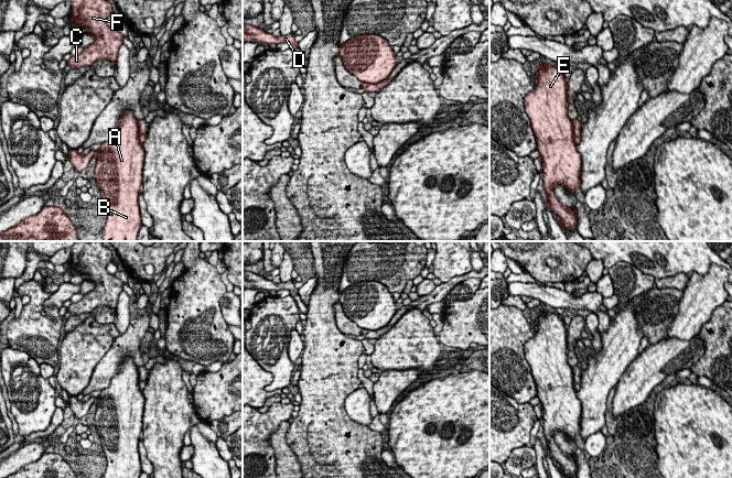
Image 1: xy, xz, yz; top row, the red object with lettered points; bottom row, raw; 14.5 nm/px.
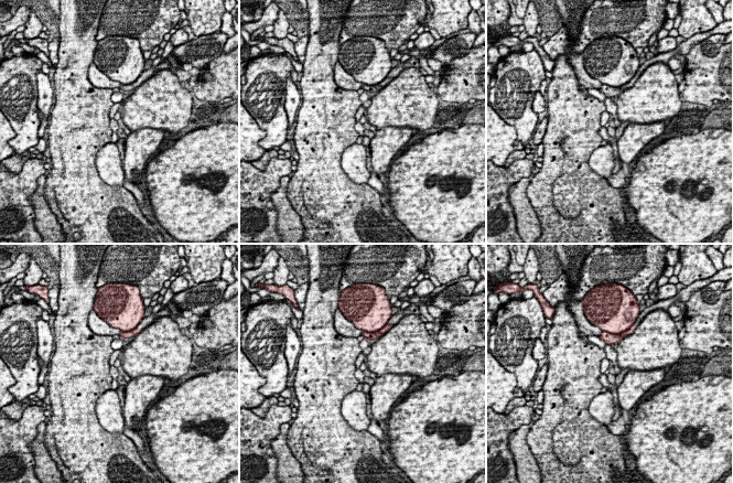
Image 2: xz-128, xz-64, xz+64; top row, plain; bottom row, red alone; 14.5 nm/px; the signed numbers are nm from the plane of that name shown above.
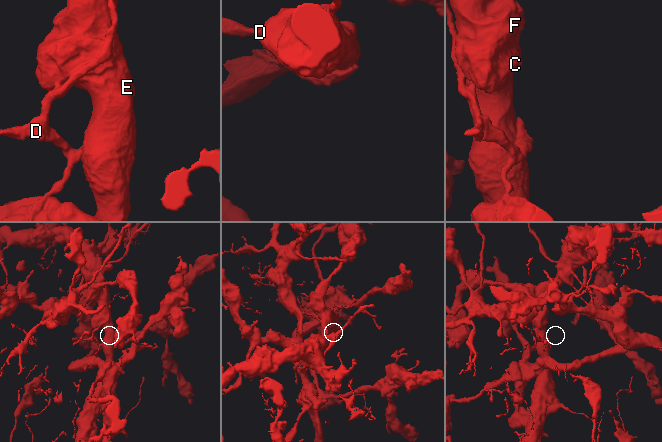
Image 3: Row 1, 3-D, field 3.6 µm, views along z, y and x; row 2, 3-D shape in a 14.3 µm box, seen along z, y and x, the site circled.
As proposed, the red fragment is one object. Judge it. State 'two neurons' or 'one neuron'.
two neurons

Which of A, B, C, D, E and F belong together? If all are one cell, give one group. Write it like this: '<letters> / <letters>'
A B C E F / D

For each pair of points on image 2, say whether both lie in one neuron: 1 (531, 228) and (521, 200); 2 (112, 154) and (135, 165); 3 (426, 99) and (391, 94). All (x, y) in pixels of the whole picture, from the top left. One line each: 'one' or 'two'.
1: one
2: two
3: one

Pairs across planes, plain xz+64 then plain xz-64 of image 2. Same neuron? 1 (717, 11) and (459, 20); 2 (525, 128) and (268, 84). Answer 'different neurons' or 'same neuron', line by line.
1: different neurons
2: same neuron

